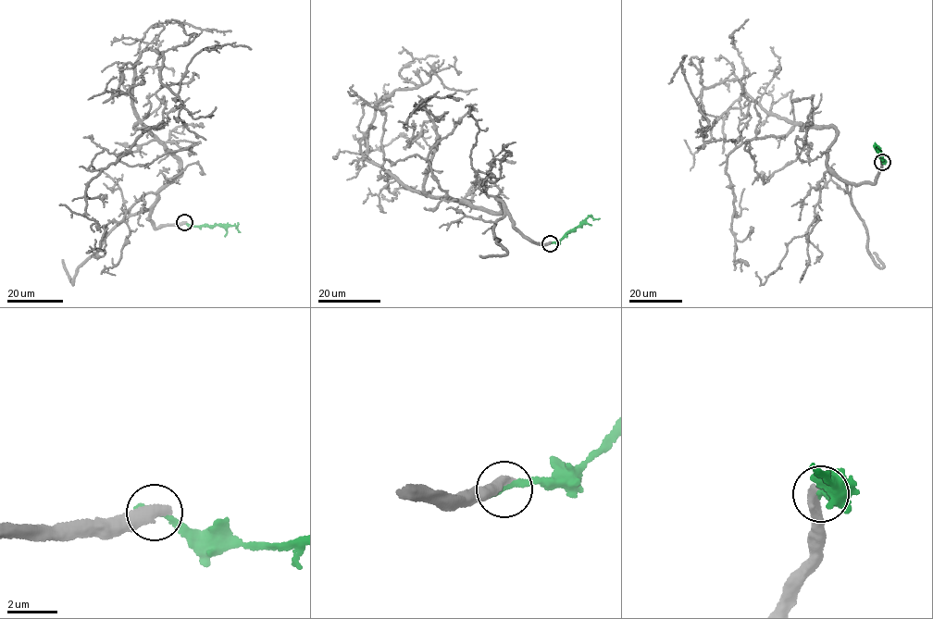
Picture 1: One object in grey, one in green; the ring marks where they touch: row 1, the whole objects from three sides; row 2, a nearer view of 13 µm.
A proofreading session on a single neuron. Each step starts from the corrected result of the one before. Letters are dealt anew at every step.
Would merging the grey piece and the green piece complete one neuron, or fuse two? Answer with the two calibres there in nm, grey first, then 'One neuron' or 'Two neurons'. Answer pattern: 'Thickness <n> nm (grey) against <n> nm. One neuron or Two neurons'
Thickness 480 nm (grey) against 320 nm. Two neurons

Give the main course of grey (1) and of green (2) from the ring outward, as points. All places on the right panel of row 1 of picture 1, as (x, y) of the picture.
1: (881, 162), (872, 183), (838, 178), (836, 129), (794, 125), (731, 79), (702, 90), (702, 118), (687, 55)
2: (881, 162), (874, 147), (880, 148)

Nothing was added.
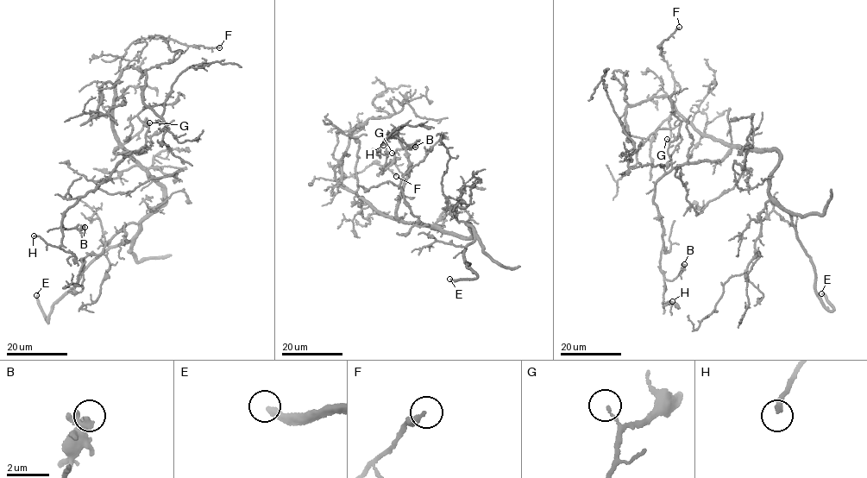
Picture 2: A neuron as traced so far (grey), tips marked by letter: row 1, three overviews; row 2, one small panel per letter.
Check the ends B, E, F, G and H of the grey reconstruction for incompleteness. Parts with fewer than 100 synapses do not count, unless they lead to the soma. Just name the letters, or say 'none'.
E

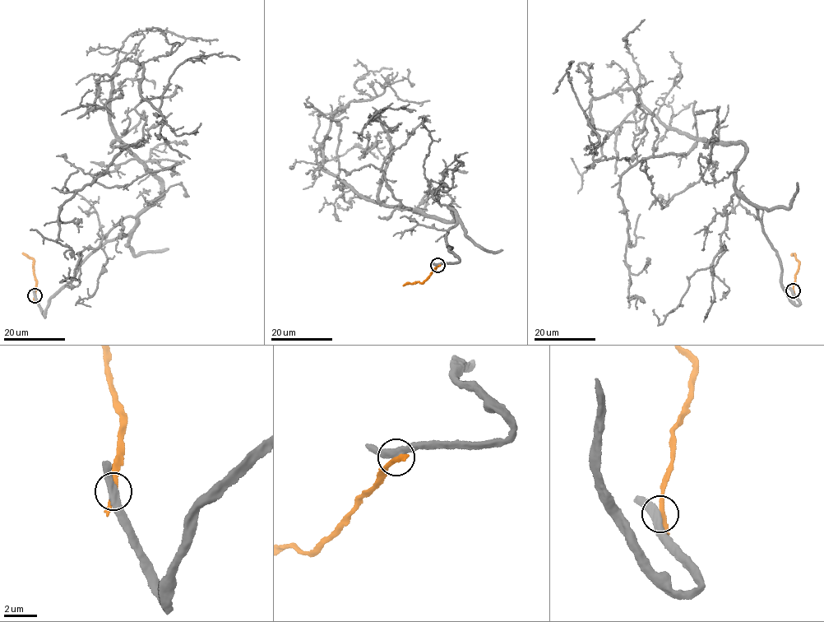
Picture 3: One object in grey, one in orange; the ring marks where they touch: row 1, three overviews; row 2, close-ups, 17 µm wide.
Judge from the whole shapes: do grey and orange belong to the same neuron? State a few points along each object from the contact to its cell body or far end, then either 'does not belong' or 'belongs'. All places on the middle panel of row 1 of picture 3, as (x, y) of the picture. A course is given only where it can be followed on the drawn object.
grey runs (437, 265), (458, 262), (451, 209), (448, 222), (373, 201), (322, 167), (331, 114), (391, 69); orange runs (437, 265), (421, 283), (403, 285); does not belong

